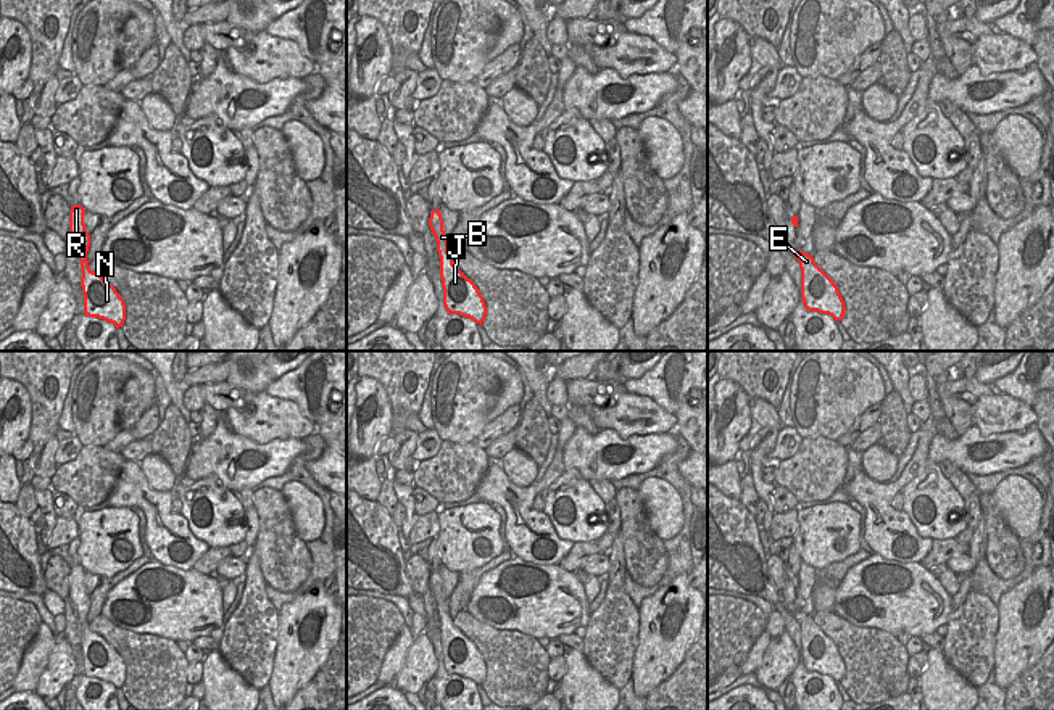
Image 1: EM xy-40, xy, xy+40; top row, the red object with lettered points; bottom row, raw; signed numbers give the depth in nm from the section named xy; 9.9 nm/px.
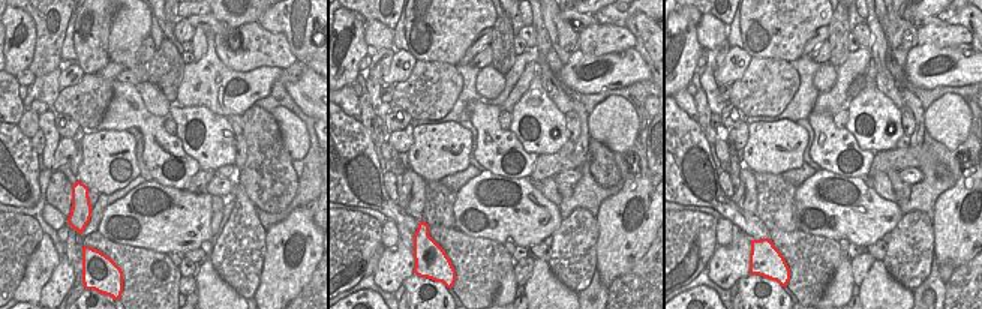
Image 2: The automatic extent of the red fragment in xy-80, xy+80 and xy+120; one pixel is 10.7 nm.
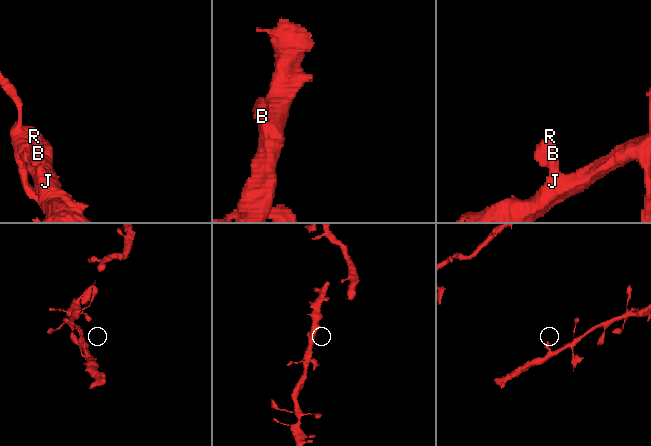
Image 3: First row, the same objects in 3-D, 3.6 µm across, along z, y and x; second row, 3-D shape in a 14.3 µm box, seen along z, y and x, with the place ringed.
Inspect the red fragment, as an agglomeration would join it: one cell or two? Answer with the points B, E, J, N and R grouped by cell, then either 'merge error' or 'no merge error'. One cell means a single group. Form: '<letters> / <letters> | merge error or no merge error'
B E J N R | no merge error

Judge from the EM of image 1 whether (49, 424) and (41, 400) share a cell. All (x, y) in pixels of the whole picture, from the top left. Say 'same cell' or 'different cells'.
same cell

